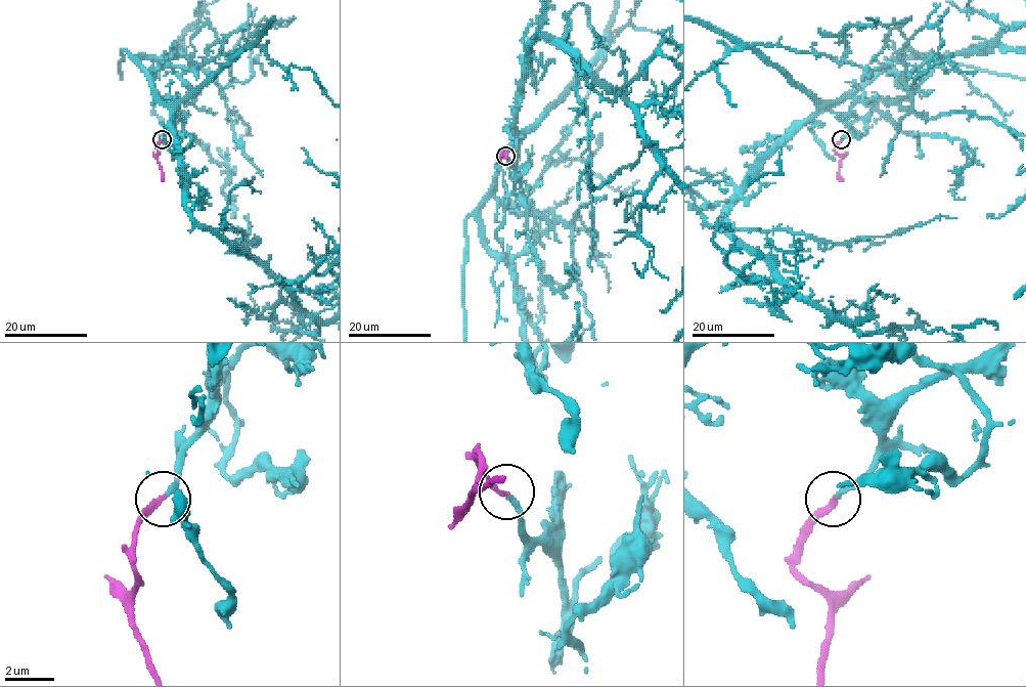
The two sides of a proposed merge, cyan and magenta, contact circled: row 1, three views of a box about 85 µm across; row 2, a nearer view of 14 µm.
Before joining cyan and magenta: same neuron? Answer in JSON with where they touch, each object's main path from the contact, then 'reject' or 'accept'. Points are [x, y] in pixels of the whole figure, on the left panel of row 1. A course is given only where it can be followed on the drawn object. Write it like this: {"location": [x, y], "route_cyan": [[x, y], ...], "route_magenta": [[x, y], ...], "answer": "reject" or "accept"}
{"location": [162, 139], "route_magenta": [[162, 139], [158, 144], [162, 181]], "answer": "accept"}

